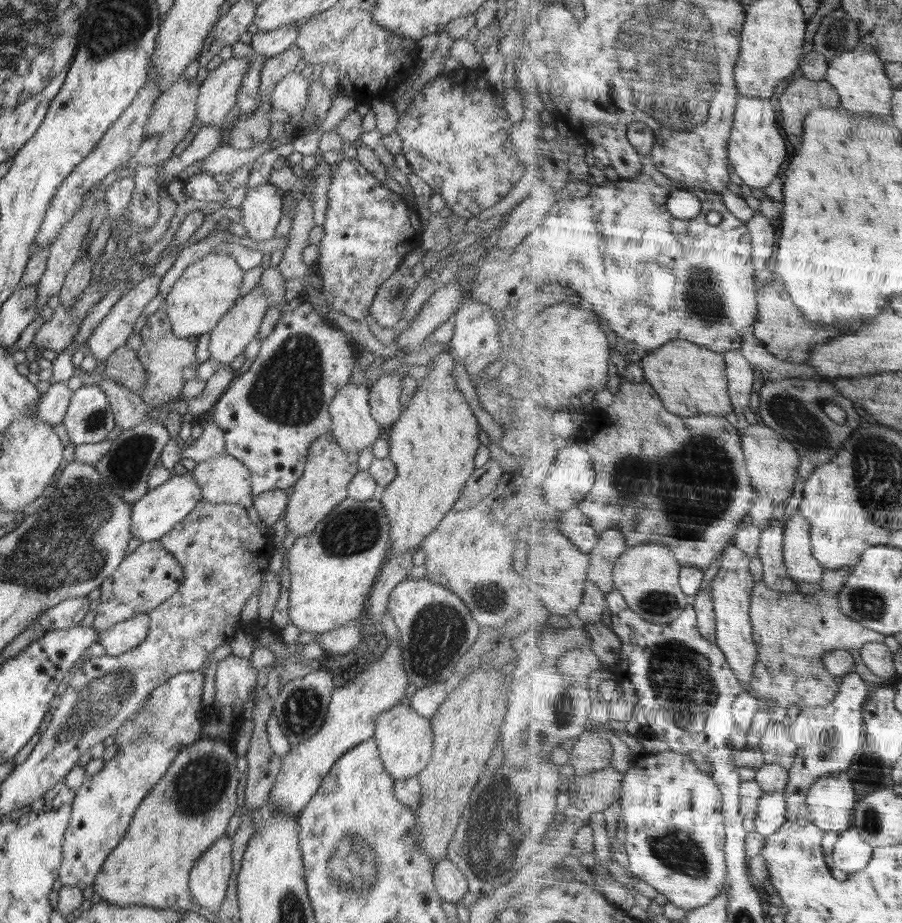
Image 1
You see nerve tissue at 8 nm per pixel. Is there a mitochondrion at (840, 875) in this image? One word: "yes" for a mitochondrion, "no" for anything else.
no

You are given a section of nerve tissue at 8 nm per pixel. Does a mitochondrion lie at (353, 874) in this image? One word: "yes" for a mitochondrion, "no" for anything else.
yes

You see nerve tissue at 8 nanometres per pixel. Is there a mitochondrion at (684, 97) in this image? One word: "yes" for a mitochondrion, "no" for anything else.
yes

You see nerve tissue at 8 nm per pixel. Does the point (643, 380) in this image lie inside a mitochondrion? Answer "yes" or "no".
no

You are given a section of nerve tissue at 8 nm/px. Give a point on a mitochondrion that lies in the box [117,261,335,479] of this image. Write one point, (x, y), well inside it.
(287, 389)

